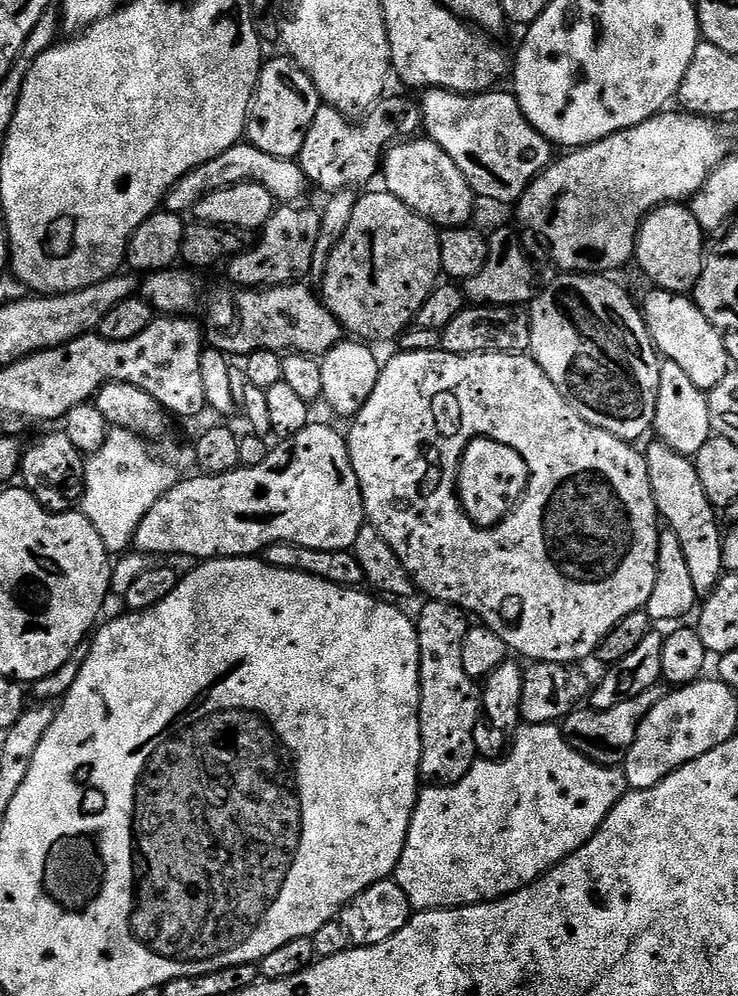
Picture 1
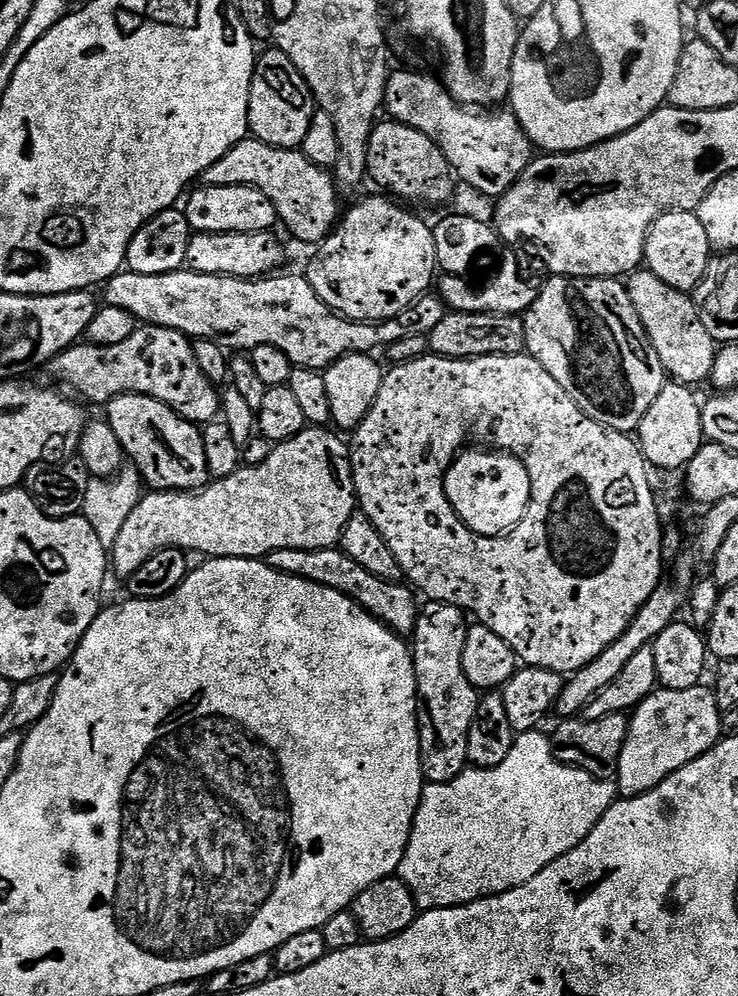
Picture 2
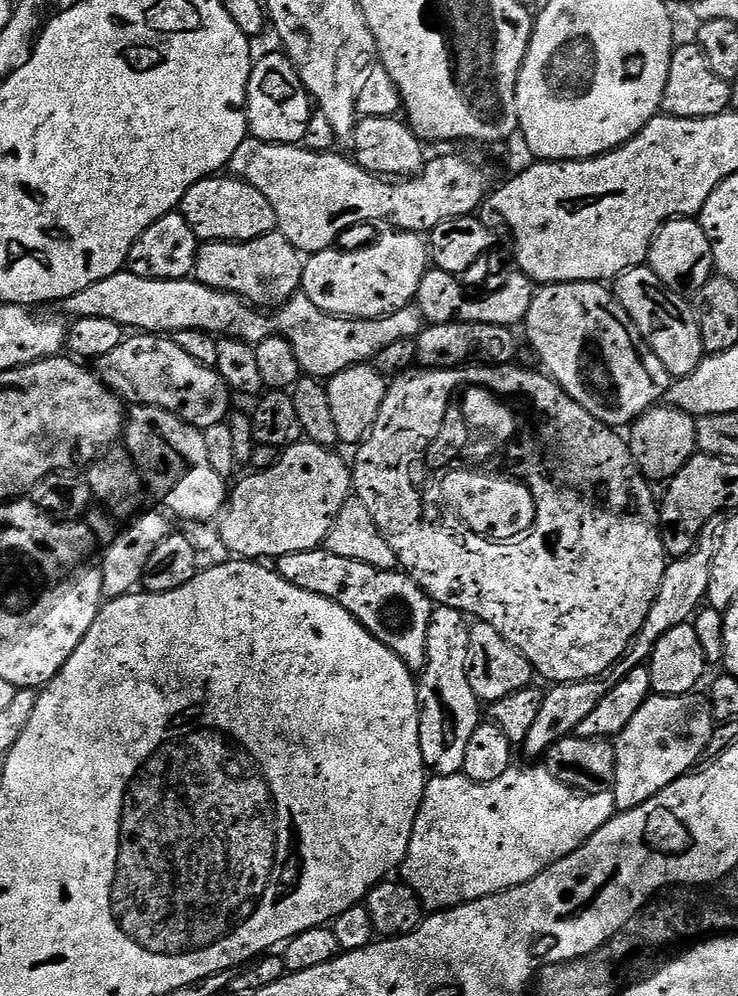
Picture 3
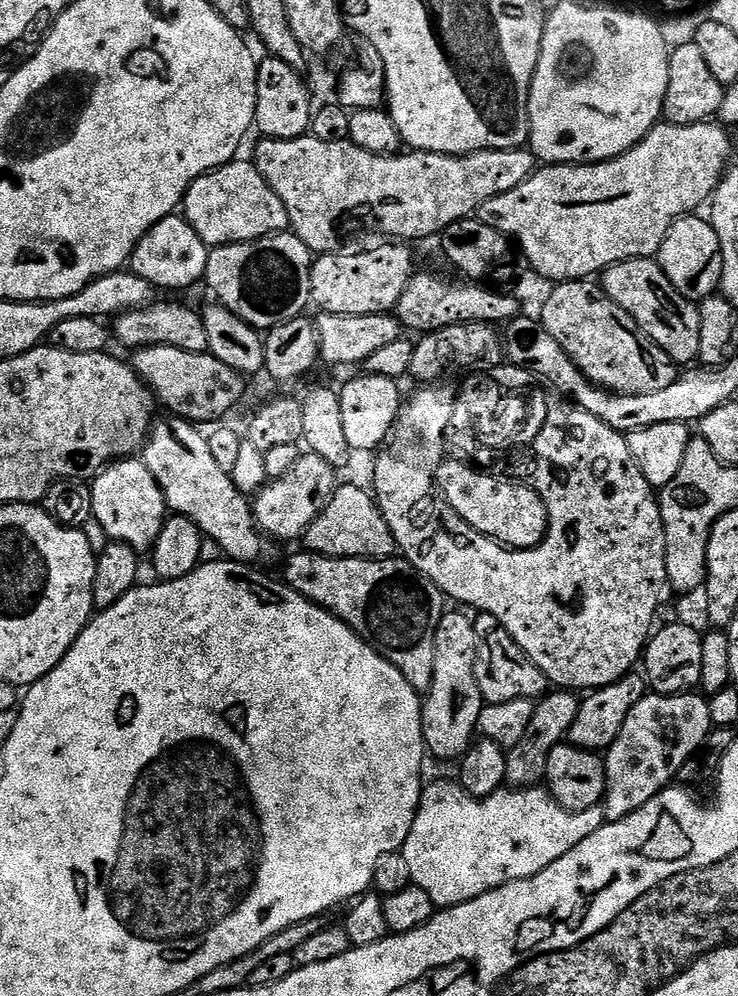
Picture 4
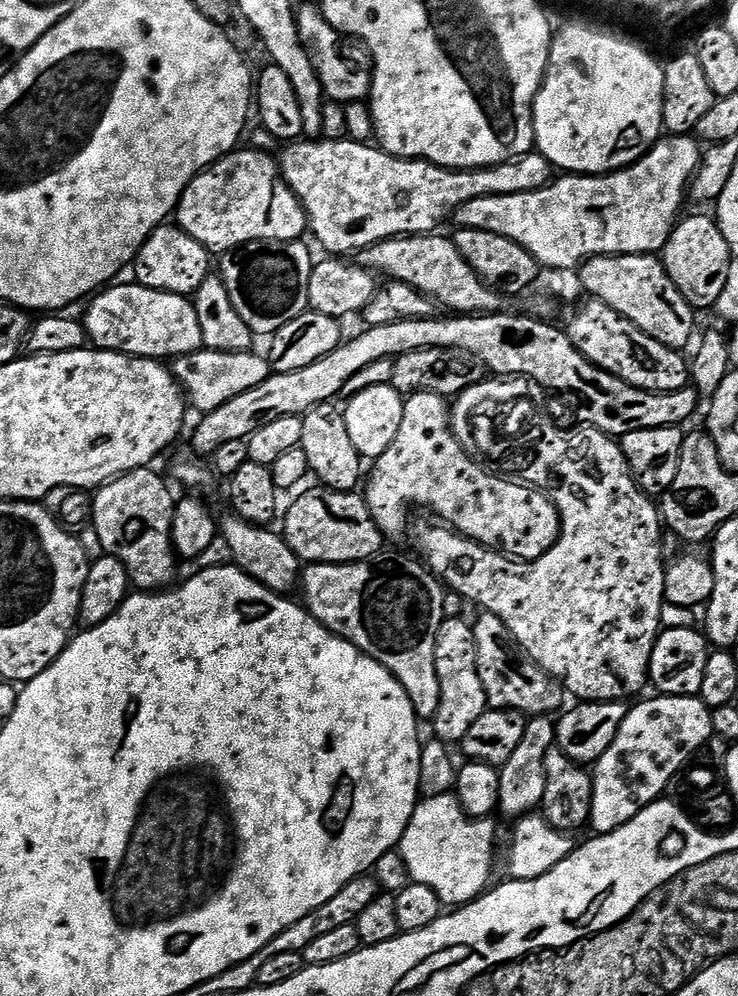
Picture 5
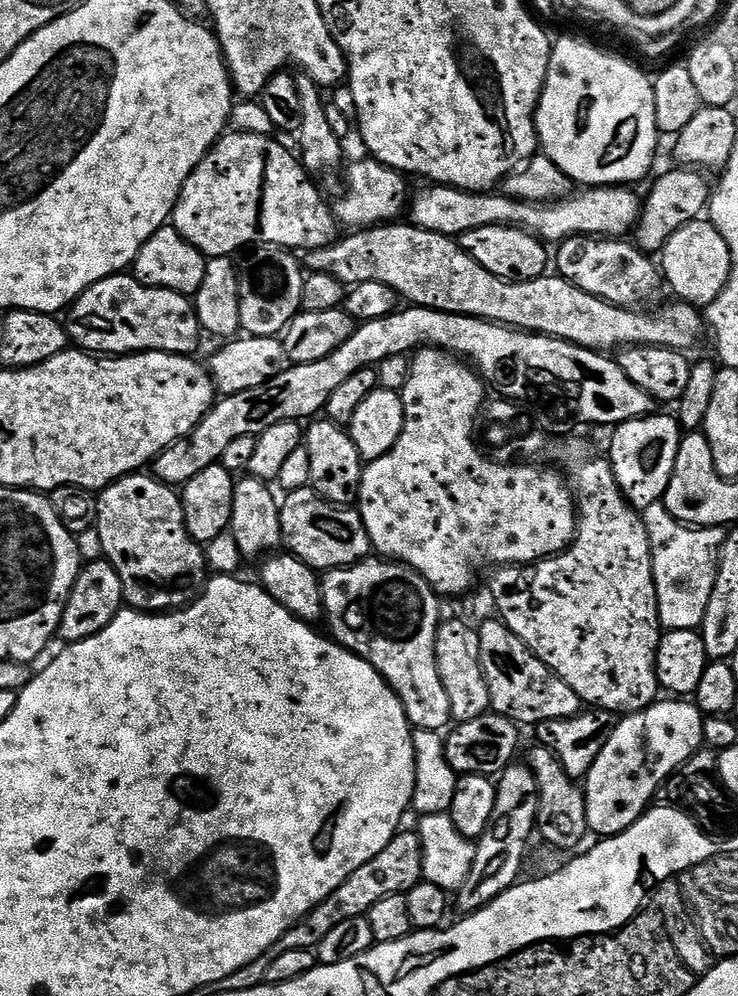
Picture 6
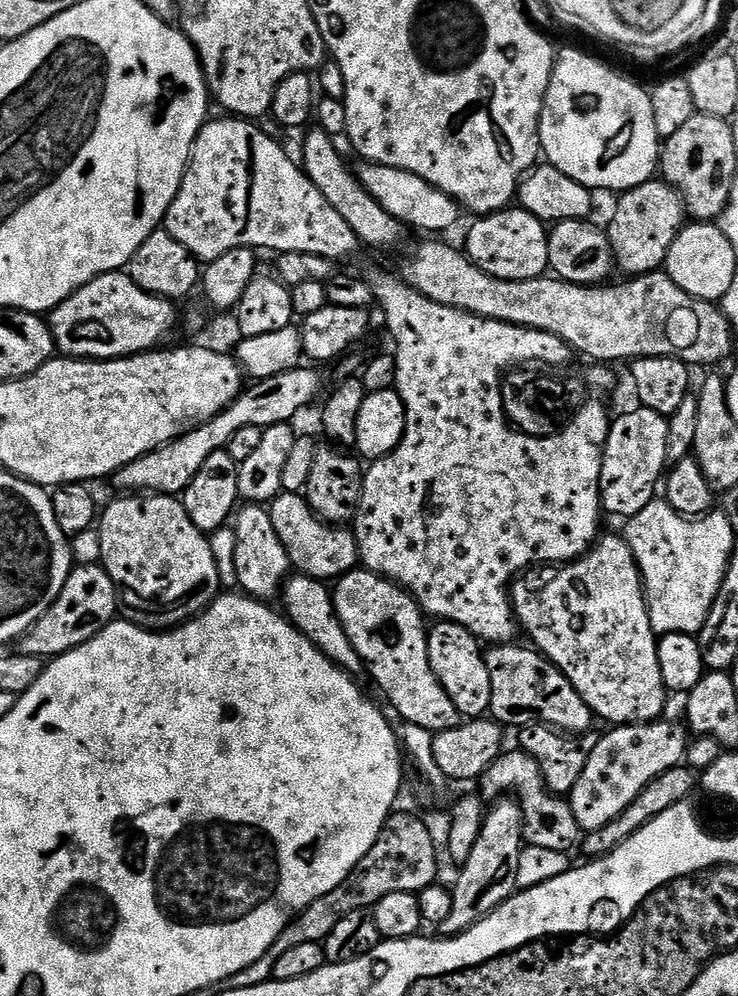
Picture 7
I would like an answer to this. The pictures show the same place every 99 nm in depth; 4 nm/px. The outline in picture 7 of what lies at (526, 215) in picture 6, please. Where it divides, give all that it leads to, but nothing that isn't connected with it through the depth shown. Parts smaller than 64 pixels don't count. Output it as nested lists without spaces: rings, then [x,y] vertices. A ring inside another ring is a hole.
[[[361,163],[358,175],[362,186],[373,196],[378,206],[386,210],[404,225],[405,229],[417,228],[424,234],[440,234],[436,232],[448,232],[460,220],[462,209],[450,194],[435,188],[426,178],[418,178],[418,174],[410,174],[406,170],[398,170],[394,166],[382,166],[381,164]]]

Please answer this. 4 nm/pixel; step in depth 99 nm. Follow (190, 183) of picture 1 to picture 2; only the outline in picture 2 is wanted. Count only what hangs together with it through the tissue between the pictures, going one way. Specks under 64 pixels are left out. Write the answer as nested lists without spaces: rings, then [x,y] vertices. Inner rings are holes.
[[[245,138],[222,158],[218,158],[218,162],[204,172],[202,184],[206,188],[235,184],[257,188],[266,194],[266,198],[270,198],[279,223],[288,227],[289,234],[311,246],[327,240],[342,216],[341,197],[335,179],[325,169],[310,162],[304,157],[303,151],[275,148],[255,138]]]

